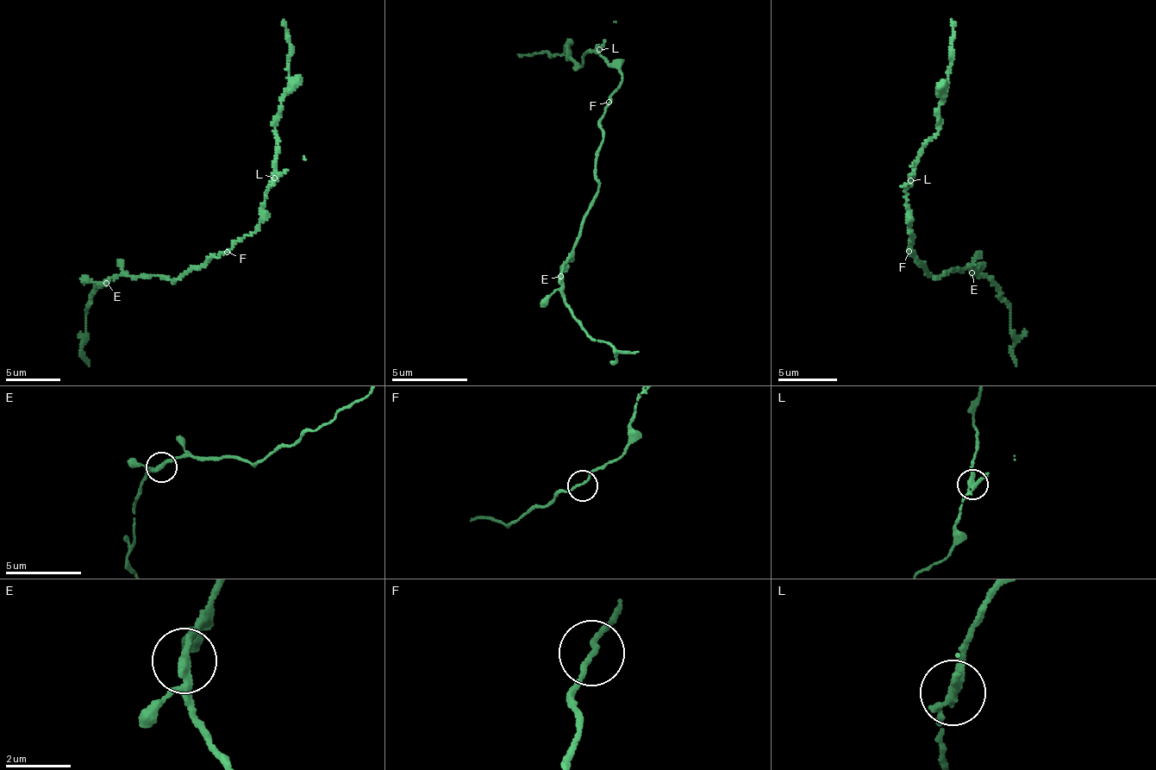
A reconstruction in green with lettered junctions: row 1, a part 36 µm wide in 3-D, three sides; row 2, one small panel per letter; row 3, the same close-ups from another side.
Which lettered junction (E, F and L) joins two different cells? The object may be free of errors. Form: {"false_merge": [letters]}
{"false_merge": ["L"]}

